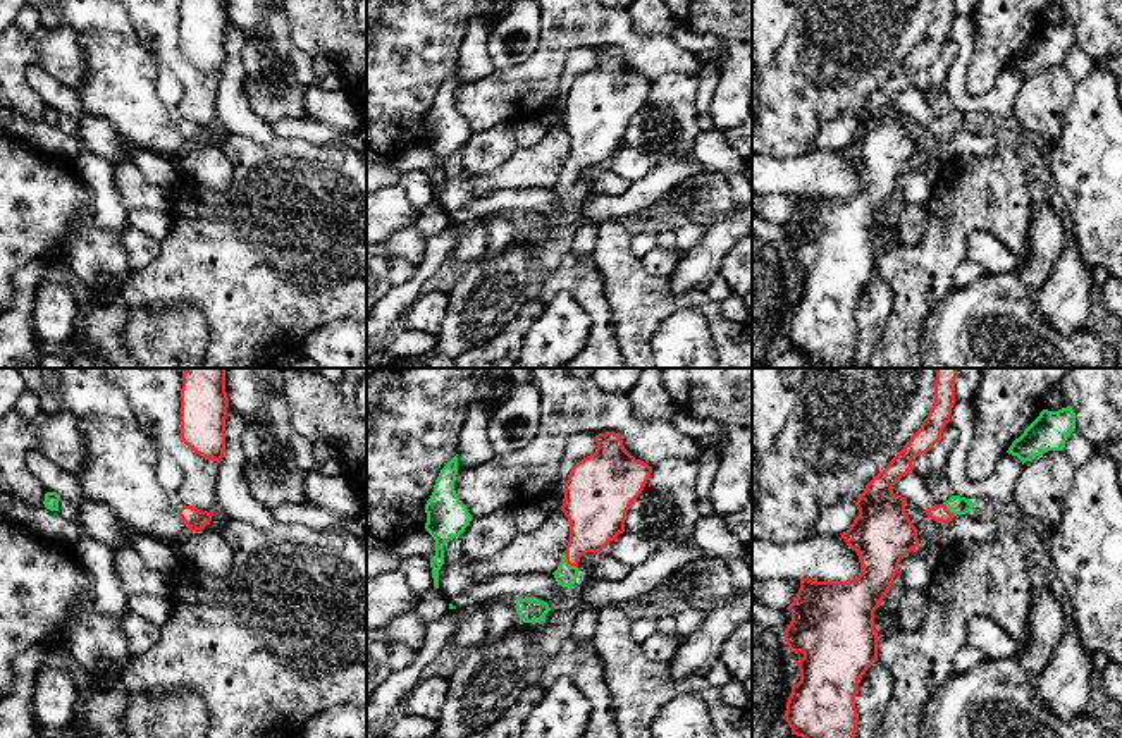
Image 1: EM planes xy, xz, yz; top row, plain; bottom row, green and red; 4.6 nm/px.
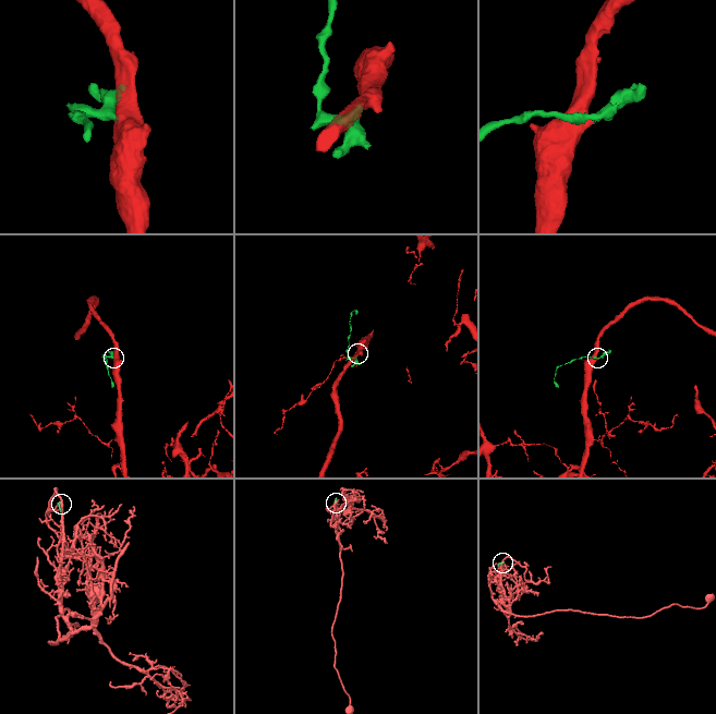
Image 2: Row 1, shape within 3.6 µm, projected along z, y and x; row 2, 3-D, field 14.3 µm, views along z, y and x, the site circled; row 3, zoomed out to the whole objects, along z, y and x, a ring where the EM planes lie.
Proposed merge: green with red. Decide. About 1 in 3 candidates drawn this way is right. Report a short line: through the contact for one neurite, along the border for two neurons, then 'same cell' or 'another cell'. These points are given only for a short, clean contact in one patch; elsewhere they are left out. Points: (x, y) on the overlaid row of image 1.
line xz (565, 575), (567, 563), (596, 518); same cell

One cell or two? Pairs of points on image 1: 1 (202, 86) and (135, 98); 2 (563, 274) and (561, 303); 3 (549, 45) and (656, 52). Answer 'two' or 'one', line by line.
1: two
2: two
3: one

